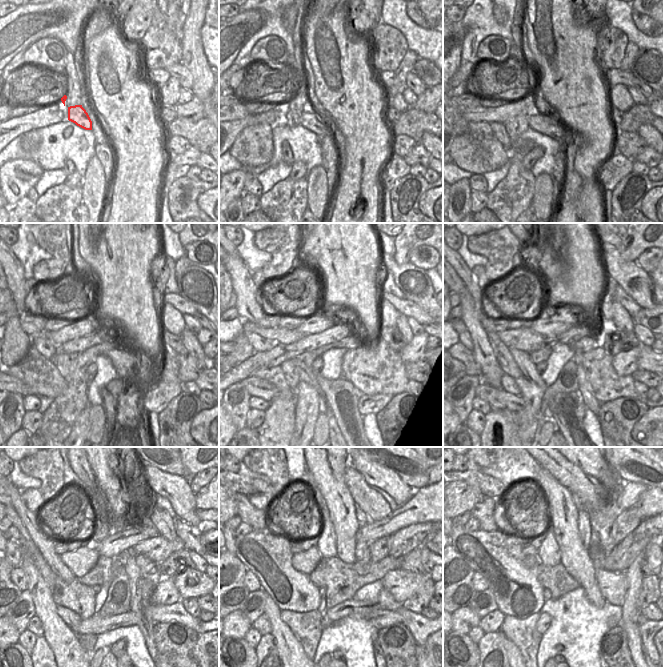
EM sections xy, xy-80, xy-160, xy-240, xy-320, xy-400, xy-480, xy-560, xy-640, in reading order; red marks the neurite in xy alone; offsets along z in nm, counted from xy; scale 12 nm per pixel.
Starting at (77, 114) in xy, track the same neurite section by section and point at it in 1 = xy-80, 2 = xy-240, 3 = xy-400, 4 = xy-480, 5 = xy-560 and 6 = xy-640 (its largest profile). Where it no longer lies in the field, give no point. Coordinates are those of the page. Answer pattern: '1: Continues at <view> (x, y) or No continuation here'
1: Continues at xy-80 (310, 120)
2: Continues at xy-240 (124, 361)
3: Continues at xy-400 (607, 385)
4: Continues at xy-480 (175, 612)
5: Continues at xy-560 (421, 628)
6: Continues at xy-640 (646, 630)

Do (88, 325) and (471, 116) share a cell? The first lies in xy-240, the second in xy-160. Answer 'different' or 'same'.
same

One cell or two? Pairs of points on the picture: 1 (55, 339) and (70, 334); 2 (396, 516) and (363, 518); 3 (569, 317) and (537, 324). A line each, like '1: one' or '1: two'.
1: one
2: two
3: one

